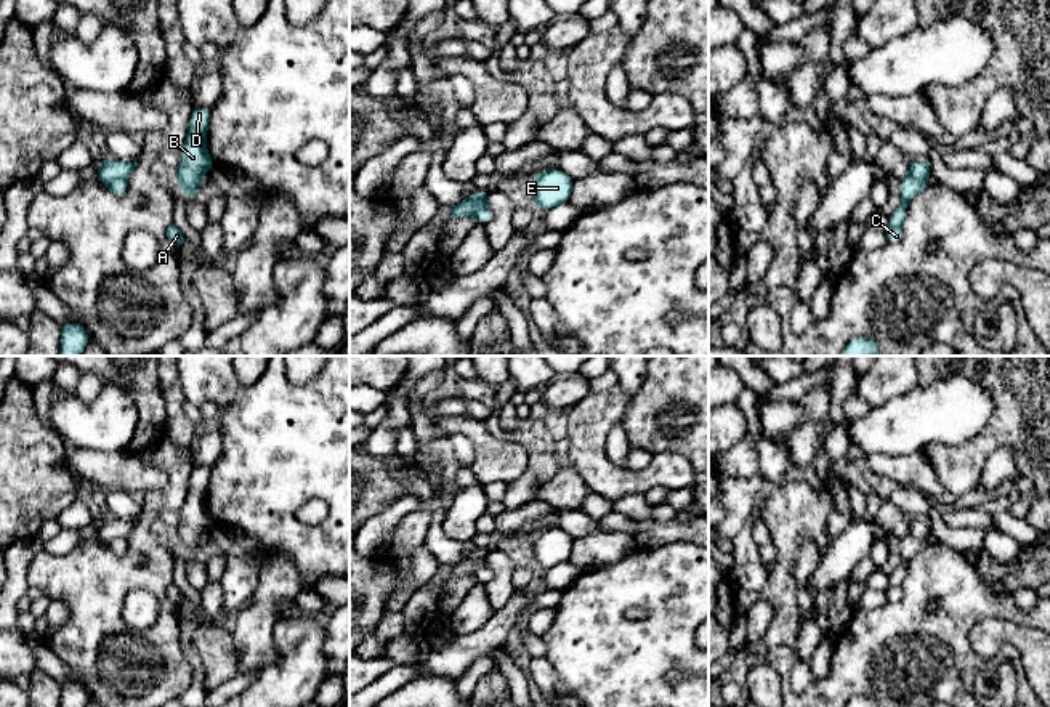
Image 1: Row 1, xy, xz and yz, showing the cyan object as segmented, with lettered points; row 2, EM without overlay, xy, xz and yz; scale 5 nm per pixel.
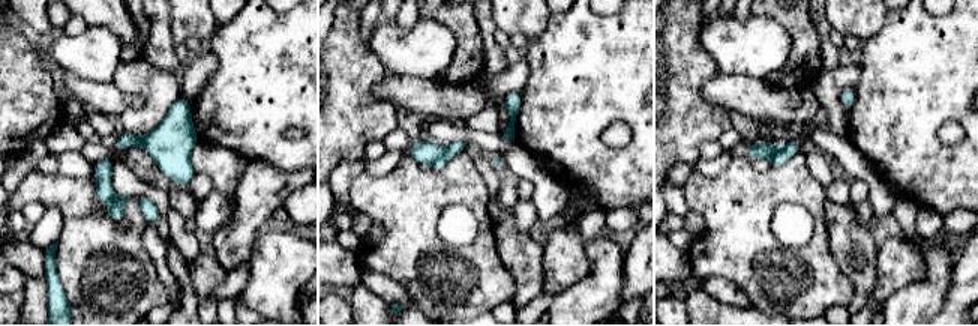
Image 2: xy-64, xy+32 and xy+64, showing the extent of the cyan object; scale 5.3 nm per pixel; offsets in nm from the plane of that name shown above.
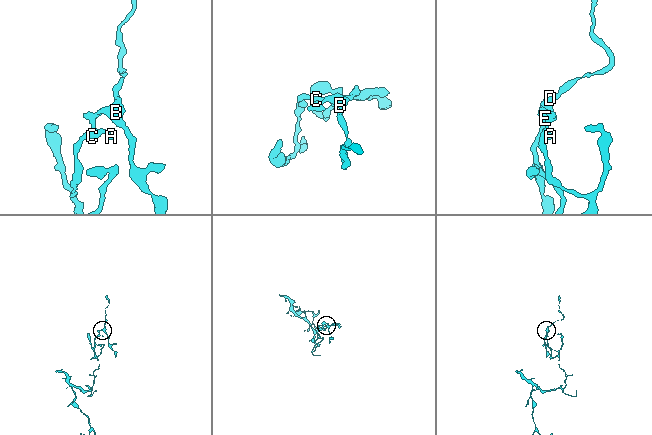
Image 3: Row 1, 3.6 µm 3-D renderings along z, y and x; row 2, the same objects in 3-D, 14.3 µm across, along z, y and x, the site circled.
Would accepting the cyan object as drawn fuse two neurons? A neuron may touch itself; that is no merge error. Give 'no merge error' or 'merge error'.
merge error

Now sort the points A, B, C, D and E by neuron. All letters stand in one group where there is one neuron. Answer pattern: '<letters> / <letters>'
A C / B D E

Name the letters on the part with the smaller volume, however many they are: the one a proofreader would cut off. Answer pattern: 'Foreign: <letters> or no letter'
Foreign: B, D, E

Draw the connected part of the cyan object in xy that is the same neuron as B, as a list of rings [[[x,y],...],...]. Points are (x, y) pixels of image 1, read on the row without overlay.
[[[196,465],[189,476],[184,503],[178,508],[181,519],[175,527],[175,539],[178,548],[189,556],[200,556],[200,539],[207,531],[215,527],[215,523],[207,511],[208,484],[210,470]]]

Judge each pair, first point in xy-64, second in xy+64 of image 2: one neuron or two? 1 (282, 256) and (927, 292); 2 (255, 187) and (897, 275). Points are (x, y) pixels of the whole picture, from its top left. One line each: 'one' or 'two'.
1: one
2: one

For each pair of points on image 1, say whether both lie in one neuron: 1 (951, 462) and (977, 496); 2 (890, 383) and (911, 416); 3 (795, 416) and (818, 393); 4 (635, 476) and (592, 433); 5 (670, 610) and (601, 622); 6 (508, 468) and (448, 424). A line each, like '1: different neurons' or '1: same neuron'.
1: different neurons
2: different neurons
3: same neuron
4: same neuron
5: same neuron
6: same neuron

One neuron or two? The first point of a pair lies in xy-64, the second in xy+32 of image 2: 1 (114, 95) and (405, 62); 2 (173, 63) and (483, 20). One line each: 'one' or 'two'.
1: two
2: one

